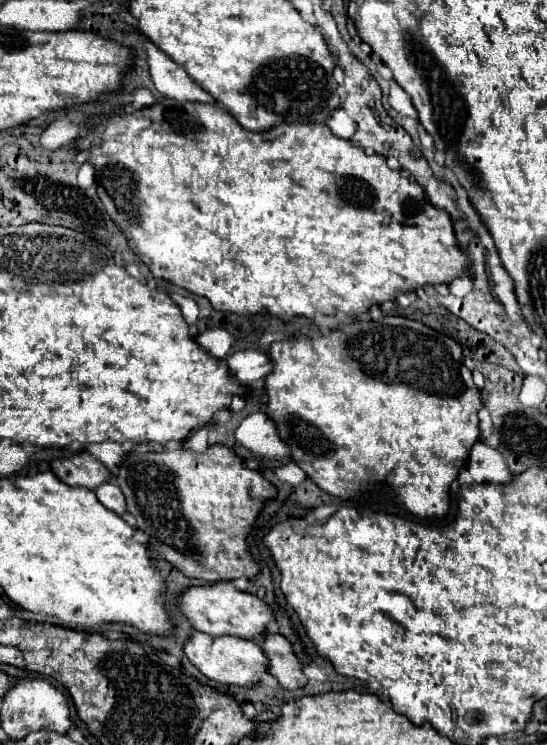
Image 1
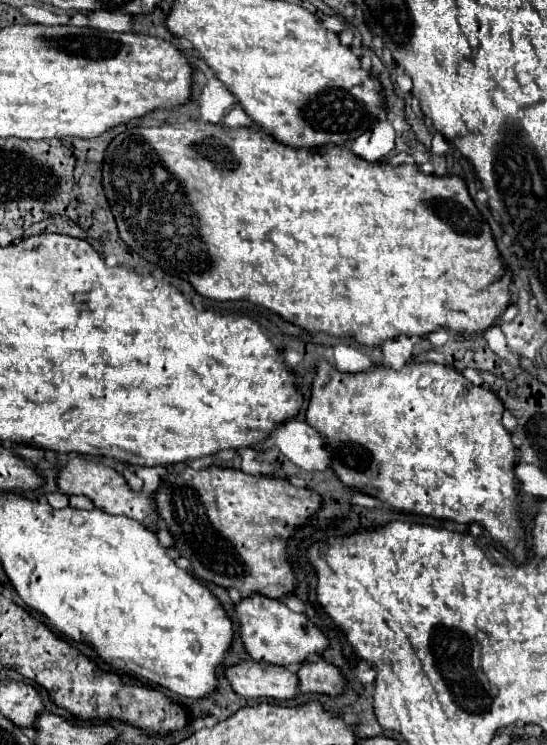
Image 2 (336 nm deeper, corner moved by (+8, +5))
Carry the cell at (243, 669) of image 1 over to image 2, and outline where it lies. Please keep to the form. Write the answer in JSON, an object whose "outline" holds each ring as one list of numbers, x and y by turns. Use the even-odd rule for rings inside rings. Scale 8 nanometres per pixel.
{"outline":[[240,660,224,672,234,692,242,698,276,698,290,700,296,694,298,678,286,666,260,664,254,660]]}

